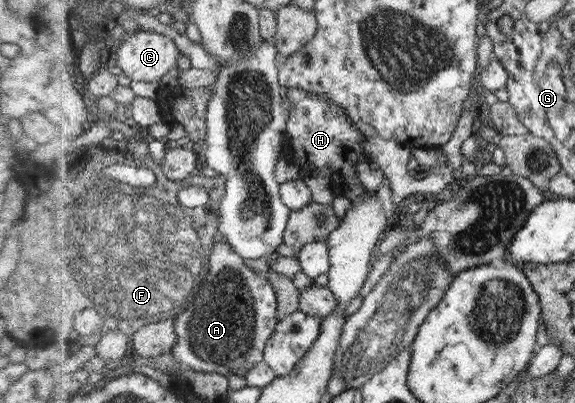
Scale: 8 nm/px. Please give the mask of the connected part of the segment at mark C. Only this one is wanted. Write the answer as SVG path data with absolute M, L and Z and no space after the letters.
M139 30L118 50L117 65L133 81L155 82L177 68L179 45L165 34Z

